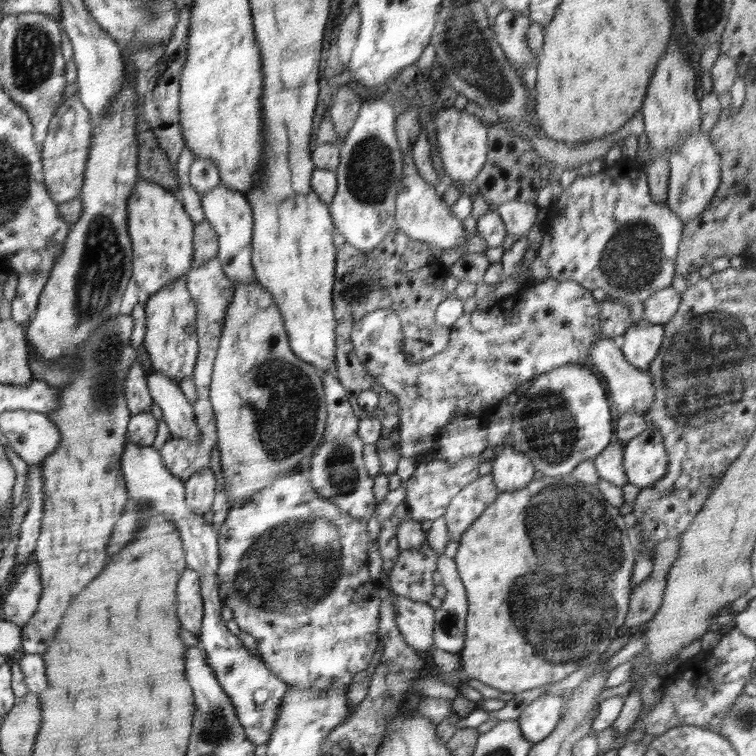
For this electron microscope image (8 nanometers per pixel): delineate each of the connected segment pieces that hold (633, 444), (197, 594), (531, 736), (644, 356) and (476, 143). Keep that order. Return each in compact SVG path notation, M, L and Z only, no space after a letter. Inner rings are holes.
M649 427L623 445L623 466L628 483L643 489L667 474L666 447L657 429Z
M188 567L180 576L176 589L176 614L180 625L198 637L202 628L203 612L200 576L196 570Z
M548 693L526 706L517 719L522 736L533 743L544 740L560 722L564 702L563 695Z
M641 319L638 323L630 326L623 336L624 344L621 351L626 360L631 362L632 366L648 372L664 338L663 325L652 324Z
M453 106L439 109L436 112L434 128L436 128L436 144L440 150L440 158L442 158L442 168L448 178L458 183L472 182L486 162L489 127L481 123L476 115L468 113L465 109L457 110Z

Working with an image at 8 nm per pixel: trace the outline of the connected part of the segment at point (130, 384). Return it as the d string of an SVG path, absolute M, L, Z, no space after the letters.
M134 362L128 367L123 392L131 416L151 412L153 399L149 394L146 372L140 363Z

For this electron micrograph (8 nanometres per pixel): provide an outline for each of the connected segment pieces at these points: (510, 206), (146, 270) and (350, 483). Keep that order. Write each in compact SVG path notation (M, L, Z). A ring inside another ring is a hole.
M508 201L495 209L501 216L501 219L504 221L504 225L506 225L506 232L515 234L519 239L523 236L528 236L532 225L536 221L537 207L532 203Z
M140 180L136 184L136 189L132 196L128 198L128 236L132 243L132 276L139 290L146 290L148 294L156 294L164 286L176 282L178 278L183 278L187 274L194 258L194 230L195 222L184 210L180 198L172 192L164 189L150 180Z
M322 372L327 422L323 438L310 457L309 481L322 497L330 499L342 511L356 520L370 520L377 507L372 491L374 479L367 474L363 460L364 443L357 434L360 420L352 411L348 395L335 372Z

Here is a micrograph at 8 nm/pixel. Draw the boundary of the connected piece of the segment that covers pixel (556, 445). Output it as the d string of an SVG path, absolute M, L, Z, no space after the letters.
M588 364L564 365L540 374L532 380L528 390L519 395L512 410L513 449L525 454L535 465L538 476L571 475L580 462L593 460L615 441L610 405L604 380Z

